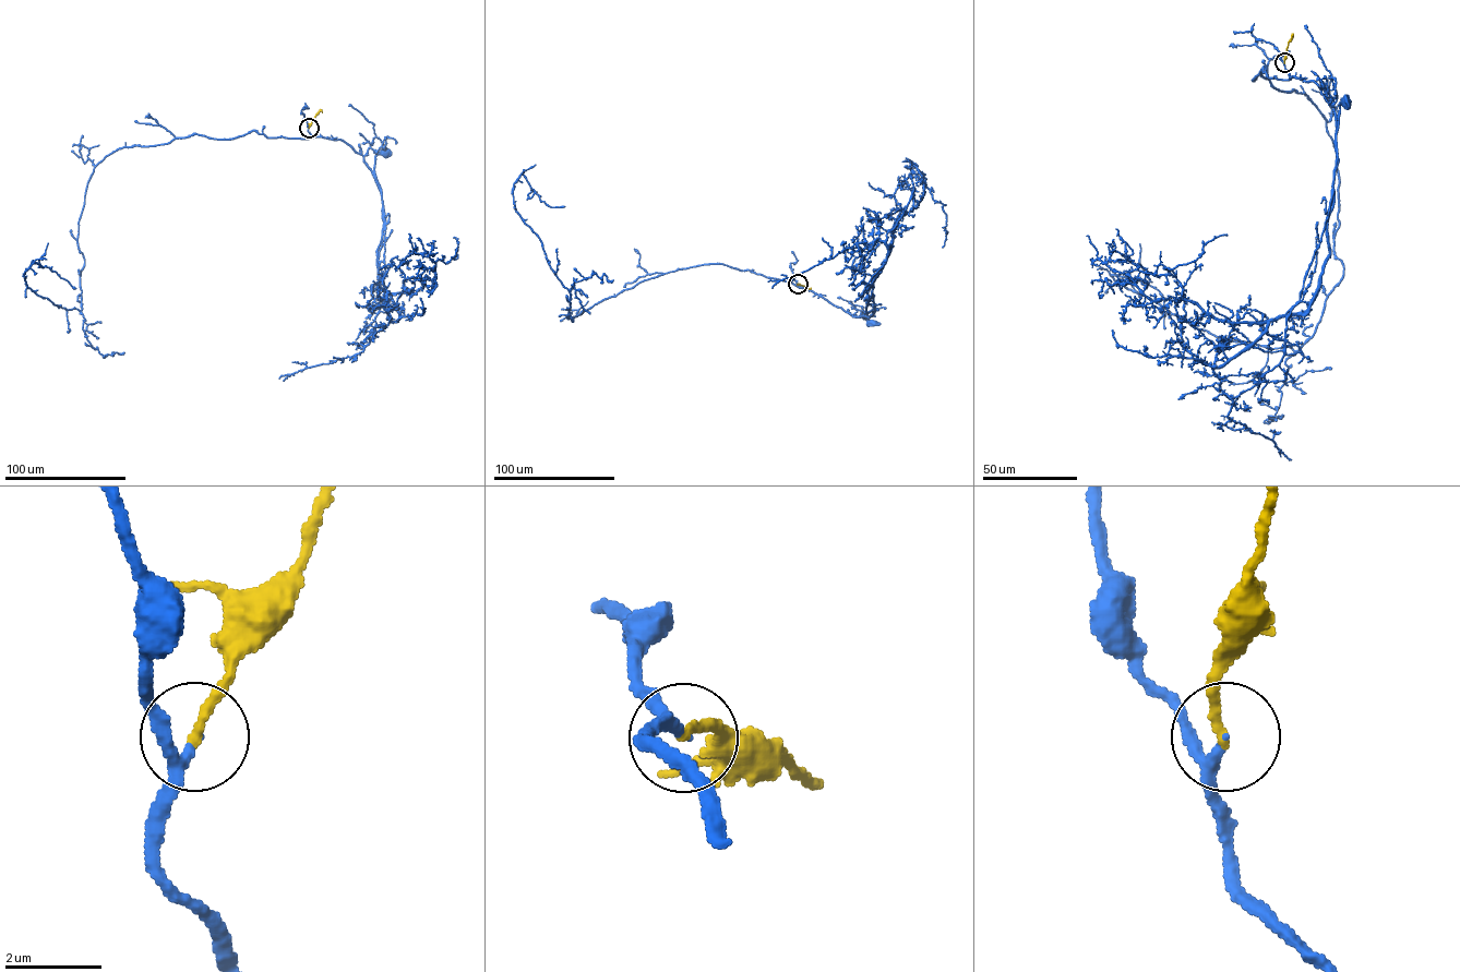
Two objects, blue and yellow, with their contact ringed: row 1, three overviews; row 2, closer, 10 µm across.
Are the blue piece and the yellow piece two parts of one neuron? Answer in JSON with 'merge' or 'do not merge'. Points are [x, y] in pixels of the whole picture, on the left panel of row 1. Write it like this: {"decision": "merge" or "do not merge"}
{"decision": "merge"}

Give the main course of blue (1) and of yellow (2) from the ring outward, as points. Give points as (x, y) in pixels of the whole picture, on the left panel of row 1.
1: (309, 128), (311, 138), (342, 140), (348, 144), (362, 156), (377, 182), (375, 156), (384, 152)
2: (309, 128), (315, 115), (322, 112)

